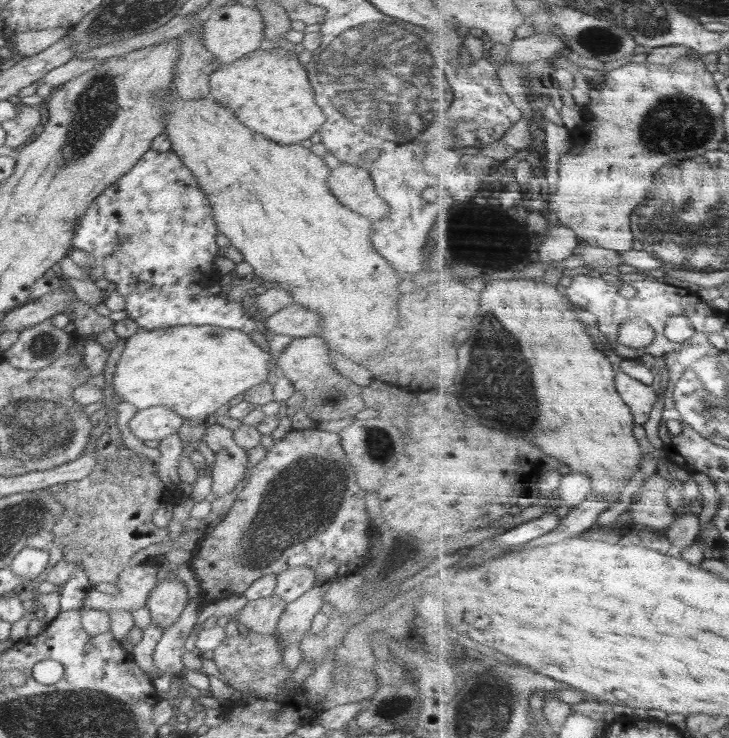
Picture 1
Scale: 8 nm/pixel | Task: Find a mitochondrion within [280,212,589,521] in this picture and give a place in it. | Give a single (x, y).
(501, 382)

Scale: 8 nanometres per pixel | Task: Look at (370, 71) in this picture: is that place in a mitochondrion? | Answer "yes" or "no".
yes

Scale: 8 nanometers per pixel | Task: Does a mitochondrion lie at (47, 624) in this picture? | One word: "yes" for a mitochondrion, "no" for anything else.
no

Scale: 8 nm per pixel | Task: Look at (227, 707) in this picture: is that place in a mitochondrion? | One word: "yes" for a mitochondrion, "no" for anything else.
no

